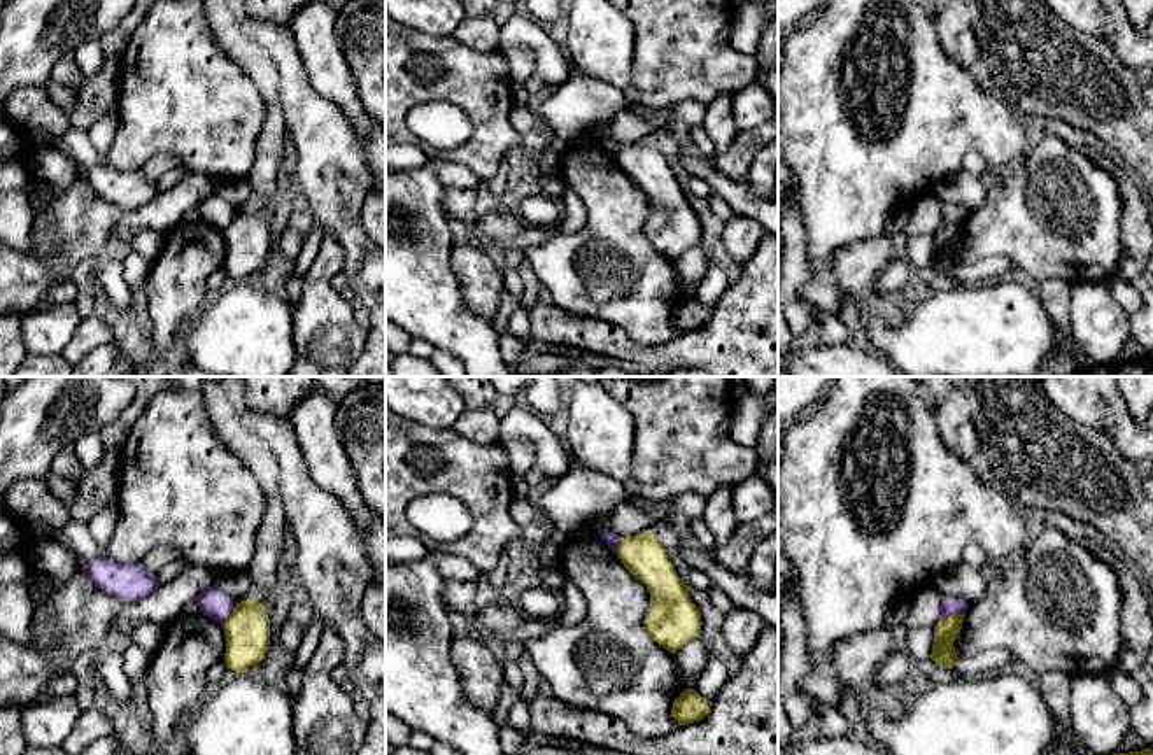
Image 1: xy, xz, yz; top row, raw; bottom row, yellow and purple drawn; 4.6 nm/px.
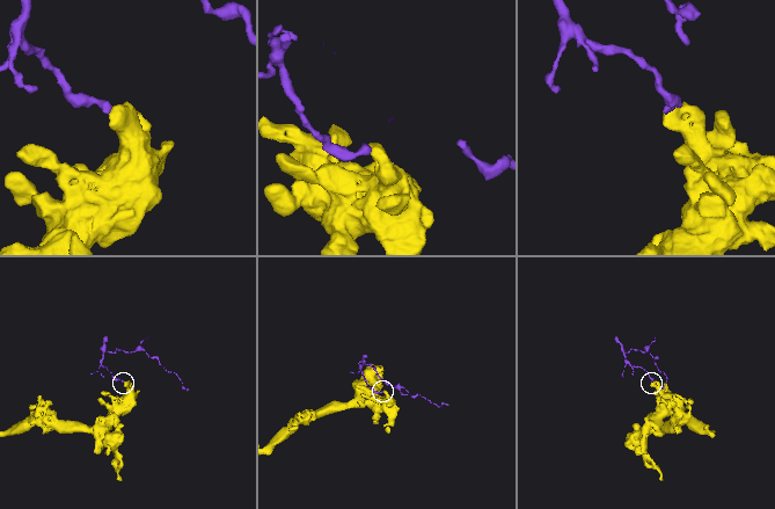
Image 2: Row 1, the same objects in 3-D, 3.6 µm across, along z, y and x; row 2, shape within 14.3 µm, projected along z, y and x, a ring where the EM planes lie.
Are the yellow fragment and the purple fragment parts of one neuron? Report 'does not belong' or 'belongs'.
does not belong

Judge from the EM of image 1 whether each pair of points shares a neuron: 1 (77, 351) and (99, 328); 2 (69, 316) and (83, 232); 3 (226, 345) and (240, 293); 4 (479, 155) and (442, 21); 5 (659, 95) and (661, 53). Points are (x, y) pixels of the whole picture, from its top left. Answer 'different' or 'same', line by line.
1: same
2: different
3: same
4: different
5: same

